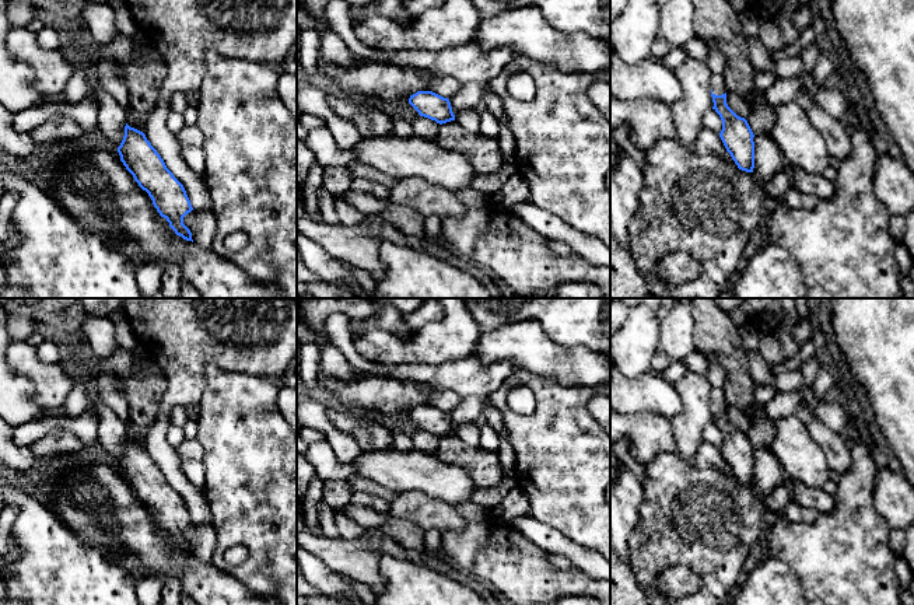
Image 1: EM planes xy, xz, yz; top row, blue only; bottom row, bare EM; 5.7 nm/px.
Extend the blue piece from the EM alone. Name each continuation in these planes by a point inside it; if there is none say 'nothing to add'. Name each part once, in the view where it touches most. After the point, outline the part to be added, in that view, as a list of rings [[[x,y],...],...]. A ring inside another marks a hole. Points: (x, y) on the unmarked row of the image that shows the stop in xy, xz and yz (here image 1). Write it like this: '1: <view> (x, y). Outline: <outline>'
1: yz (717, 376). Outline: [[[708,353],[707,359],[708,368],[704,375],[708,378],[712,388],[712,408],[722,409],[728,405],[725,398],[726,371],[714,354]]]

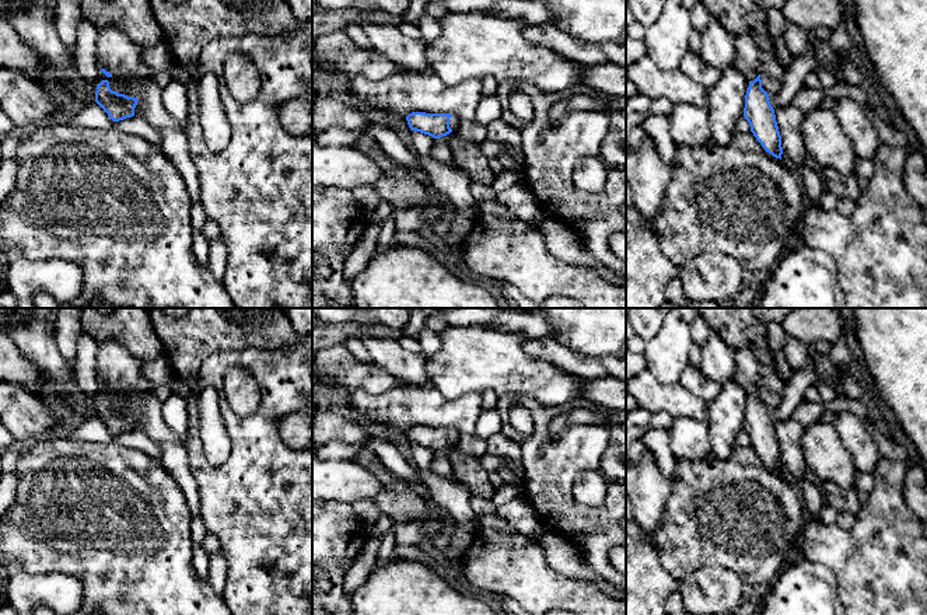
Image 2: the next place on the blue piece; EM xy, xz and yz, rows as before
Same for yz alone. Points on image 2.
1: yz (747, 374). Outline: [[[734,349],[735,373],[732,380],[739,384],[748,395],[760,388],[760,366],[749,349]]]

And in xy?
1: xy (118, 369). Outline: [[[111,339],[98,342],[99,381],[113,391],[153,389],[153,385],[141,374],[143,363],[134,359],[120,343]]]

